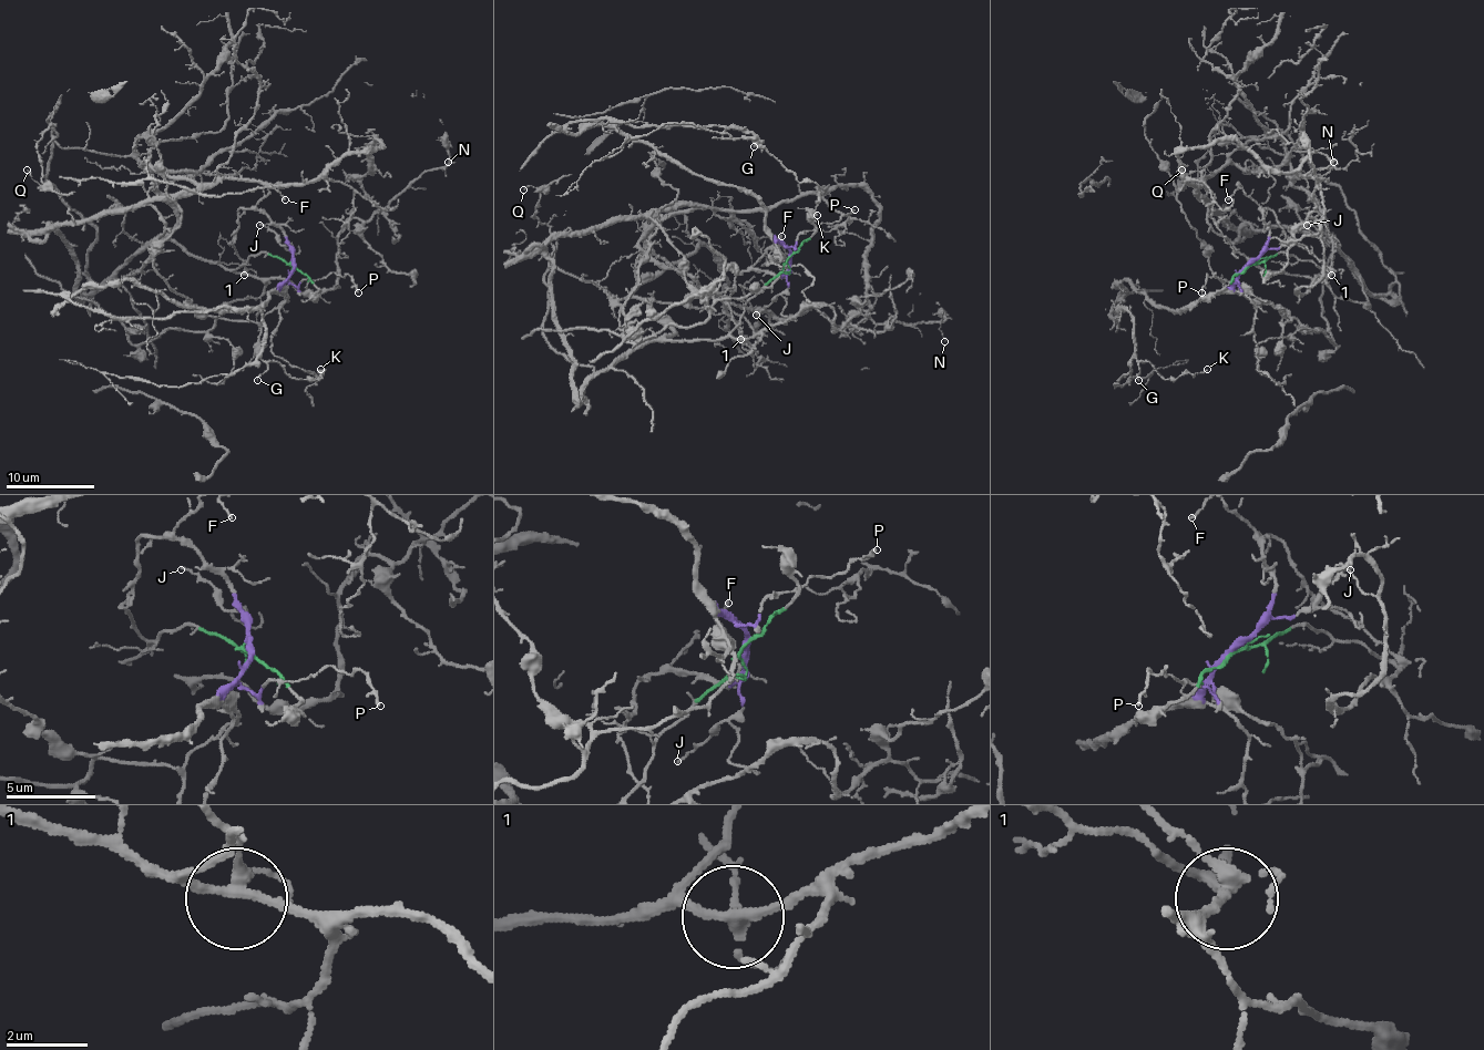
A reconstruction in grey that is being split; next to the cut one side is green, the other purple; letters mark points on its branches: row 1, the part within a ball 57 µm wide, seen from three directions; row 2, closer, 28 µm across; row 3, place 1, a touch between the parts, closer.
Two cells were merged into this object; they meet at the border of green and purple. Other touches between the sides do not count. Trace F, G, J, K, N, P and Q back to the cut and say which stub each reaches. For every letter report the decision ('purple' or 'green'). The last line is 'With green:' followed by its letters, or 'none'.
F: purple
G: purple
J: purple
K: purple
N: green
P: purple
Q: green
With green: N, Q

